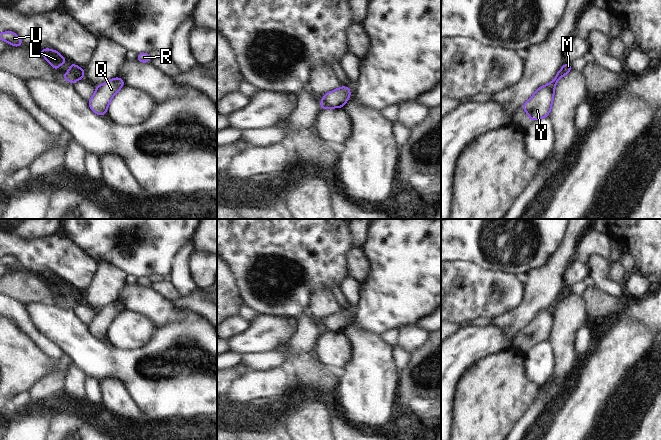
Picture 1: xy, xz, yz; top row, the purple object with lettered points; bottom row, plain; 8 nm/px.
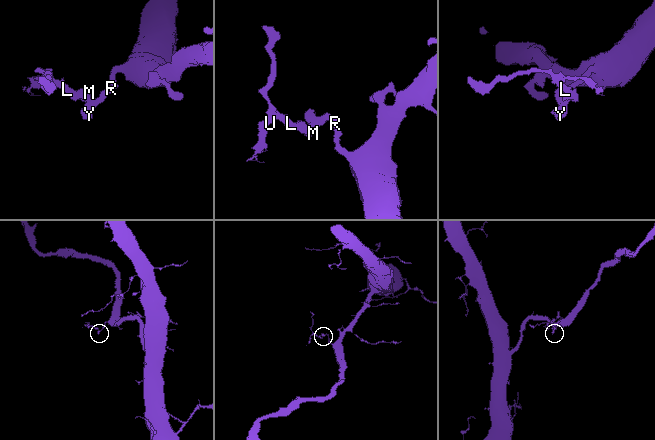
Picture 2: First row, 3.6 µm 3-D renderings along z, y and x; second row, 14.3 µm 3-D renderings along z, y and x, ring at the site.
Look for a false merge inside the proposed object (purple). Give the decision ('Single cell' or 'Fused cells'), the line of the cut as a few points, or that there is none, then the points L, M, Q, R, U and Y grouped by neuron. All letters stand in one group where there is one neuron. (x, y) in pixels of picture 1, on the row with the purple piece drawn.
Fused cells. Split along xz (321, 100), (329, 107). Groups: L M U / Q R Y.

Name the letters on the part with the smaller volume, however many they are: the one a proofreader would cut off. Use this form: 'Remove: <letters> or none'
Remove: L, M, U

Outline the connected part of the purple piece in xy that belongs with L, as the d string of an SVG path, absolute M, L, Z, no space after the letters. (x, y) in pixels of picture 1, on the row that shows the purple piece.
M50 48L40 49L38 51L52 65L53 70L55 71L58 71L60 64L65 64L67 62L67 59L65 59L58 51Z

